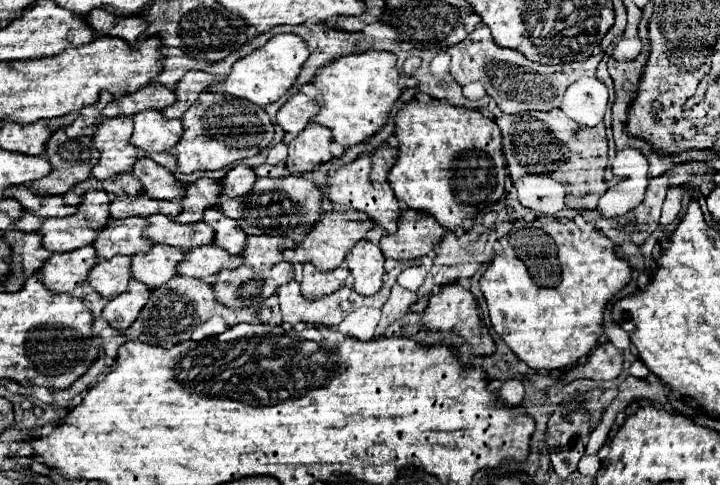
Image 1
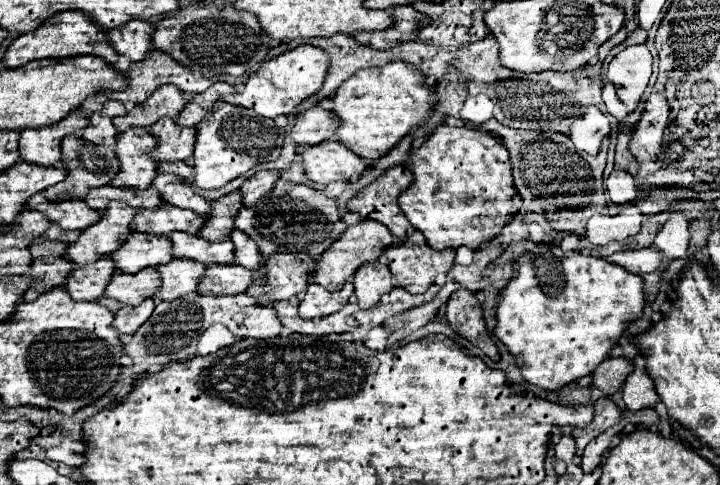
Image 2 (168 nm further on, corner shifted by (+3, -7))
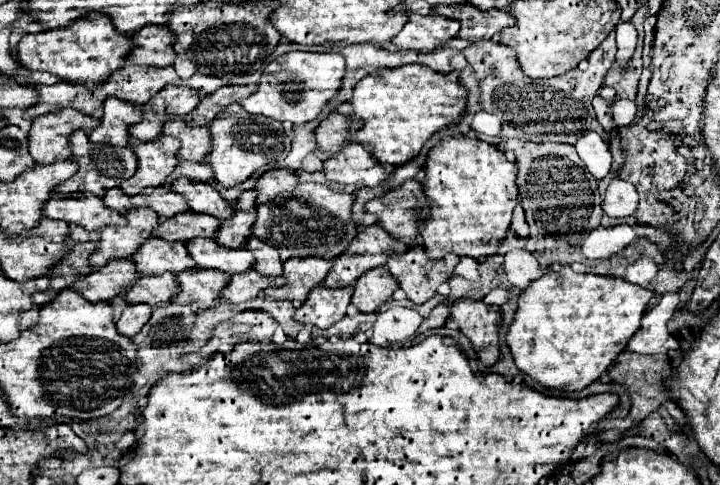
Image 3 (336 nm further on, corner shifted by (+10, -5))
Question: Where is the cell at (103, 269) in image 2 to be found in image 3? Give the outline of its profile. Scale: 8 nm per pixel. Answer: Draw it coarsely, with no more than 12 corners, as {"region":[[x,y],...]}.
{"region":[[110,260],[74,282],[90,302],[122,294],[138,278],[130,260]]}

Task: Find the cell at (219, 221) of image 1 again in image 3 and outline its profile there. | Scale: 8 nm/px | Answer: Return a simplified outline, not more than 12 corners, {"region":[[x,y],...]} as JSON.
{"region":[[248,238],[246,250],[256,256],[256,272],[282,274],[278,252],[266,242]]}

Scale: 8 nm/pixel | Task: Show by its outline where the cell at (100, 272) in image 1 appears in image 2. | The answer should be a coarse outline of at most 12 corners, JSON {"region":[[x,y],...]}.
{"region":[[159,272],[115,274],[105,296],[137,306],[161,288]]}

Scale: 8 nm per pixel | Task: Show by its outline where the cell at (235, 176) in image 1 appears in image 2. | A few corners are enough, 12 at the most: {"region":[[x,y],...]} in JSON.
{"region":[[279,170],[257,172],[241,186],[243,204],[257,204],[275,188]]}

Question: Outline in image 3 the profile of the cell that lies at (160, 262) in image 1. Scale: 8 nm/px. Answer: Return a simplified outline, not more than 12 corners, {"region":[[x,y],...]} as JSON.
{"region":[[208,268],[176,274],[174,304],[218,304],[230,274]]}

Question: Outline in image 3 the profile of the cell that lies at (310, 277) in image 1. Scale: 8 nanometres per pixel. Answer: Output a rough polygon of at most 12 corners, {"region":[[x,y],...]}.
{"region":[[312,288],[294,320],[328,328],[350,304],[354,288]]}

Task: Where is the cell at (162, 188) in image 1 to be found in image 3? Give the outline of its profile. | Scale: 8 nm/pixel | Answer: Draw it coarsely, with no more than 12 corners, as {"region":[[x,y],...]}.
{"region":[[180,178],[172,190],[188,200],[190,210],[220,220],[232,204],[212,184]]}

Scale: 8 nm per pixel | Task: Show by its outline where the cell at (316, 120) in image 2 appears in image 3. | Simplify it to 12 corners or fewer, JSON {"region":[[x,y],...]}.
{"region":[[338,112],[314,130],[318,150],[334,154],[358,122]]}

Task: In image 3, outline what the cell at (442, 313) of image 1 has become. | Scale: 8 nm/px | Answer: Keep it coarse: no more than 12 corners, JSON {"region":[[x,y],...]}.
{"region":[[460,298],[450,318],[484,366],[496,364],[500,308]]}

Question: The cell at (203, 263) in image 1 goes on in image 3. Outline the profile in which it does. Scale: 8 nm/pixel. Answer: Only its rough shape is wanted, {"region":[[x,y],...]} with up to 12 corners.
{"region":[[256,270],[232,274],[220,290],[224,302],[246,302],[264,288],[282,286],[282,276]]}

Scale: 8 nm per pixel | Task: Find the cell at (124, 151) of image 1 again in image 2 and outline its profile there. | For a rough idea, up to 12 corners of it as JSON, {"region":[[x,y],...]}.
{"region":[[145,128],[119,134],[121,170],[111,186],[149,188],[157,140]]}

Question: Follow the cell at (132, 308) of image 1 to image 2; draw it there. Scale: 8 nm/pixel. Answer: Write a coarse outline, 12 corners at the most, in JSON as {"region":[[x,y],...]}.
{"region":[[147,298],[139,306],[123,306],[113,320],[119,334],[133,334],[155,304]]}

